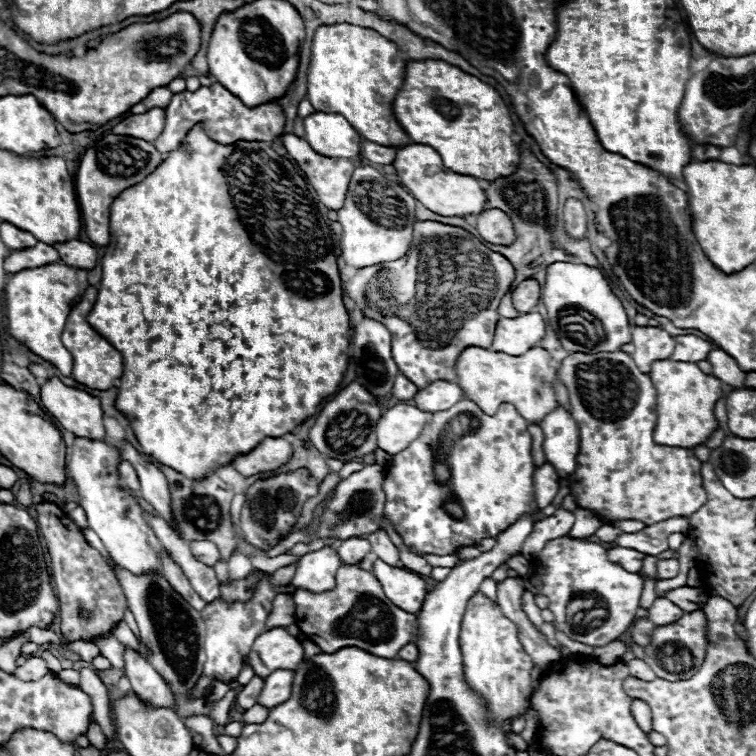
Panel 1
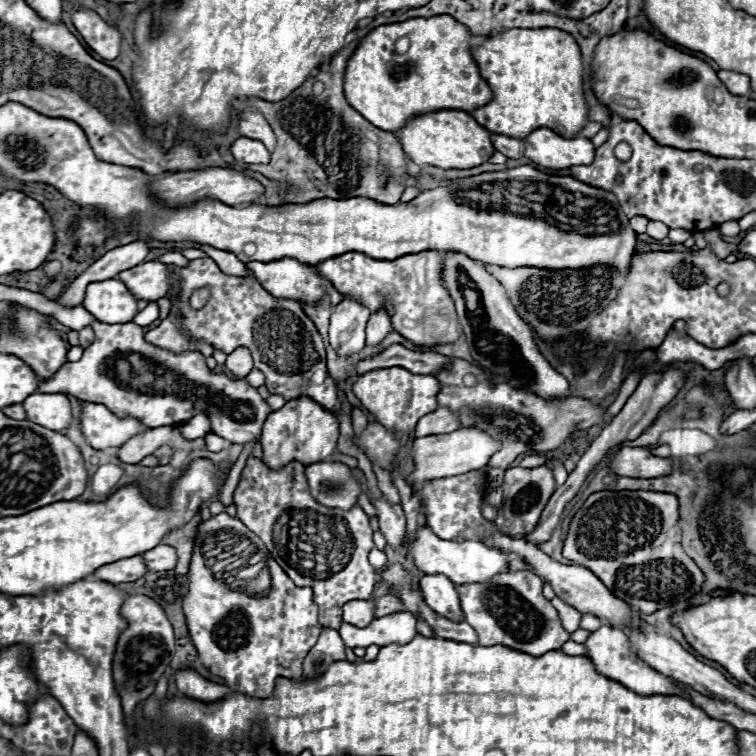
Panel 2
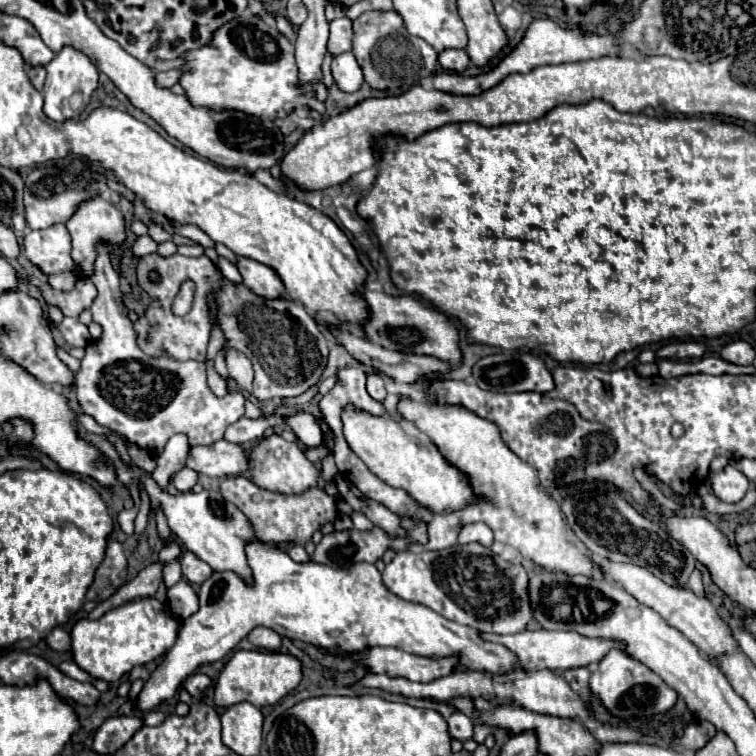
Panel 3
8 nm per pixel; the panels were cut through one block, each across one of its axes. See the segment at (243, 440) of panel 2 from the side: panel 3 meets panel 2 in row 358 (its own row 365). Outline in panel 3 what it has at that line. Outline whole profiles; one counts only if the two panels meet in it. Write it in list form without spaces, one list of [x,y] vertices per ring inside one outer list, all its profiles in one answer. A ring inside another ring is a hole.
[[[108,244],[98,246],[98,260],[92,276],[98,296],[90,310],[94,322],[102,326],[102,334],[86,346],[80,370],[76,372],[78,402],[82,410],[98,424],[124,436],[130,444],[150,450],[152,454],[156,452],[156,456],[174,434],[186,434],[190,446],[210,446],[218,442],[224,438],[226,426],[244,416],[246,400],[242,392],[228,390],[226,396],[218,398],[206,382],[204,362],[180,362],[166,356],[166,352],[148,356],[138,348],[134,322],[128,318],[128,308],[120,290],[120,276],[114,272],[108,252]],[[110,366],[120,366],[122,372],[104,372]]]

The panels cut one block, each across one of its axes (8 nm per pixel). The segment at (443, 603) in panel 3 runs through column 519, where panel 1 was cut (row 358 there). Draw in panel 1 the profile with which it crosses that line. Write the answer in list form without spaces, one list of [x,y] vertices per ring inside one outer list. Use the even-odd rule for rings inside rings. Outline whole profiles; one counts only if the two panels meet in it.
[[[622,350],[598,354],[572,352],[562,360],[558,380],[568,390],[572,418],[580,430],[580,452],[576,456],[574,474],[570,476],[570,490],[580,508],[596,510],[602,520],[640,520],[644,524],[656,524],[672,516],[692,516],[706,504],[706,490],[700,476],[702,462],[694,456],[694,450],[662,446],[652,440],[656,426],[656,390],[650,376],[636,368],[630,354]]]

